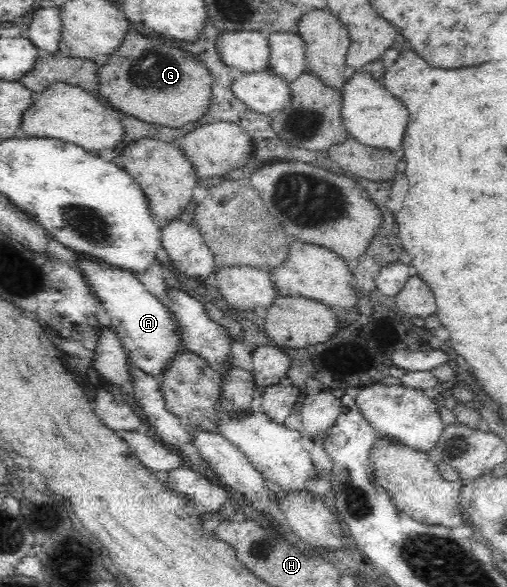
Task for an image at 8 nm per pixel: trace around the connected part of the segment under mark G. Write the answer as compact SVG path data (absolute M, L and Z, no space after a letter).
M133 29L98 72L100 96L115 110L172 130L202 121L207 116L213 81L211 71L193 54L165 46L161 37L141 35Z

